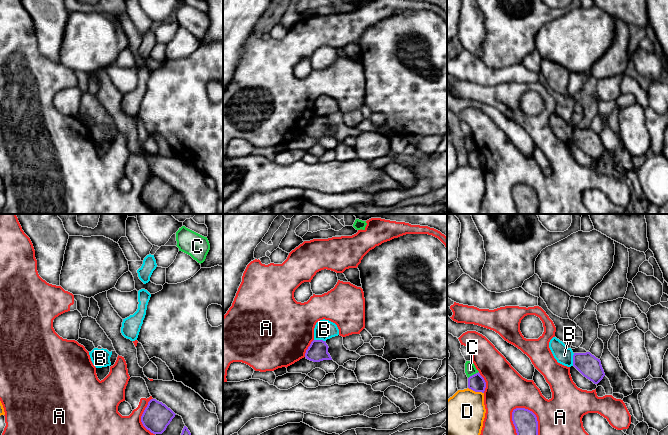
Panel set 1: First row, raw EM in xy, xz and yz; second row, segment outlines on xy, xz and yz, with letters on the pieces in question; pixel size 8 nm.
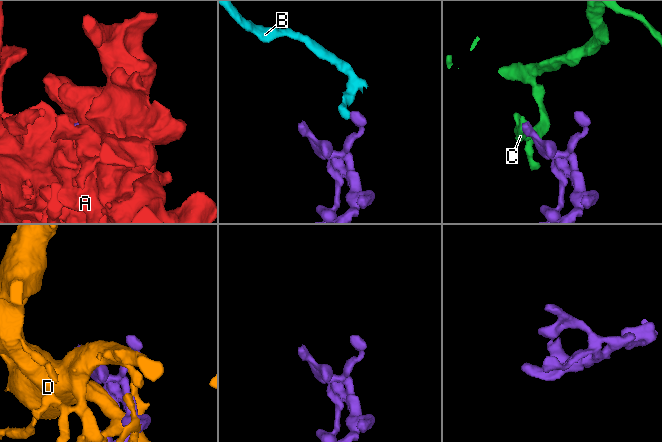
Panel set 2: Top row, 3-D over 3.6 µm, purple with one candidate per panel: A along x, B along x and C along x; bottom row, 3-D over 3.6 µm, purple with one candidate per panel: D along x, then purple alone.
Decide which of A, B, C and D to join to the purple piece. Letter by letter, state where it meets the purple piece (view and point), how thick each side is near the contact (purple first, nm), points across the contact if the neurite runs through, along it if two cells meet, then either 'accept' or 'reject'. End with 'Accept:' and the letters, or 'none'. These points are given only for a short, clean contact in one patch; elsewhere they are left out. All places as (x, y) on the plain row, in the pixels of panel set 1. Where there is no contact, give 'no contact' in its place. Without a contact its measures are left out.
A: meets purple in yz at (535, 192); 190 nm thick on the purple side, 360 nm on the other; reject
B: meets purple in yz at (573, 135); 180 nm thick on the purple side, 140 nm on the other; reject
C: meets purple in yz at (474, 150); 140 nm thick on the purple side, 90 nm on the other; border along yz (478, 147), (468, 154); reject
D: meets purple in yz at (476, 167); 140 nm thick on the purple side, 360 nm on the other; reject
Accept: none

